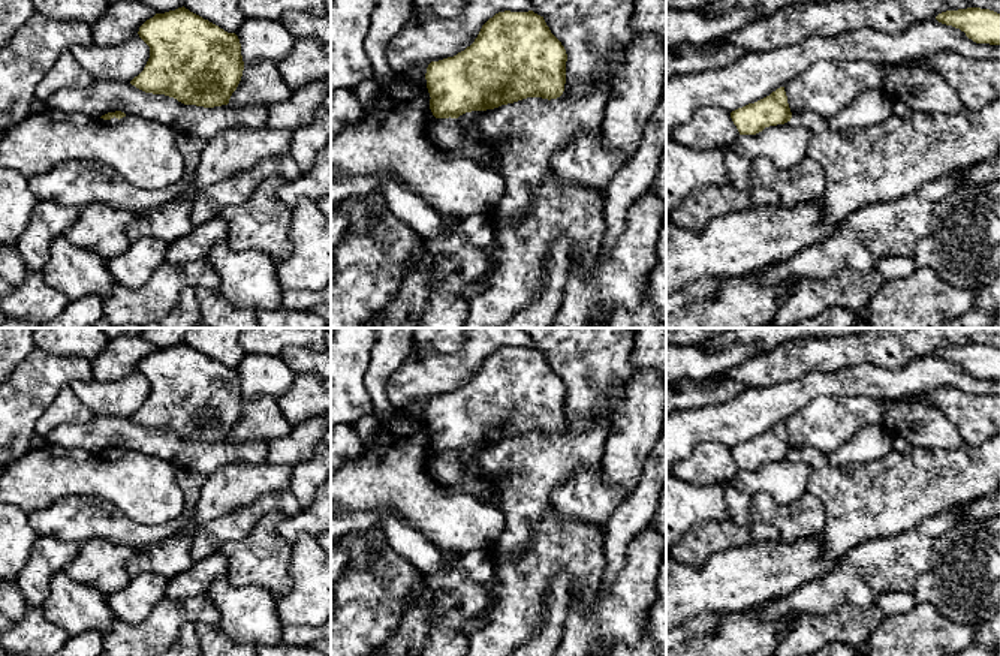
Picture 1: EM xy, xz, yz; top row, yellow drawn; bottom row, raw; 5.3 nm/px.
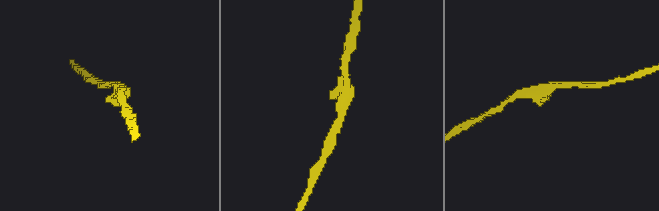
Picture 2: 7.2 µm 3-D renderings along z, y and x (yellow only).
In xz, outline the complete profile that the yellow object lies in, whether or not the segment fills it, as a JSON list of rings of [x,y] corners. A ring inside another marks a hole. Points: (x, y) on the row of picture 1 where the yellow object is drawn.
[[[533,10],[499,12],[464,51],[428,64],[430,109],[436,118],[458,118],[466,112],[494,109],[527,97],[557,99],[564,91],[566,61],[566,49],[543,16]]]

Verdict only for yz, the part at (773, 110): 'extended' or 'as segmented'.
as segmented

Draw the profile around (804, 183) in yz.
[[[810,156],[786,171],[778,169],[768,157],[756,157],[751,160],[750,184],[772,189],[780,195],[780,205],[790,208],[823,196],[825,172]]]

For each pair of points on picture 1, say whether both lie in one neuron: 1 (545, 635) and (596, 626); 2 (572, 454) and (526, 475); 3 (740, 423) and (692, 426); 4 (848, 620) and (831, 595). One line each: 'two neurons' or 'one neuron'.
1: two neurons
2: one neuron
3: one neuron
4: two neurons

